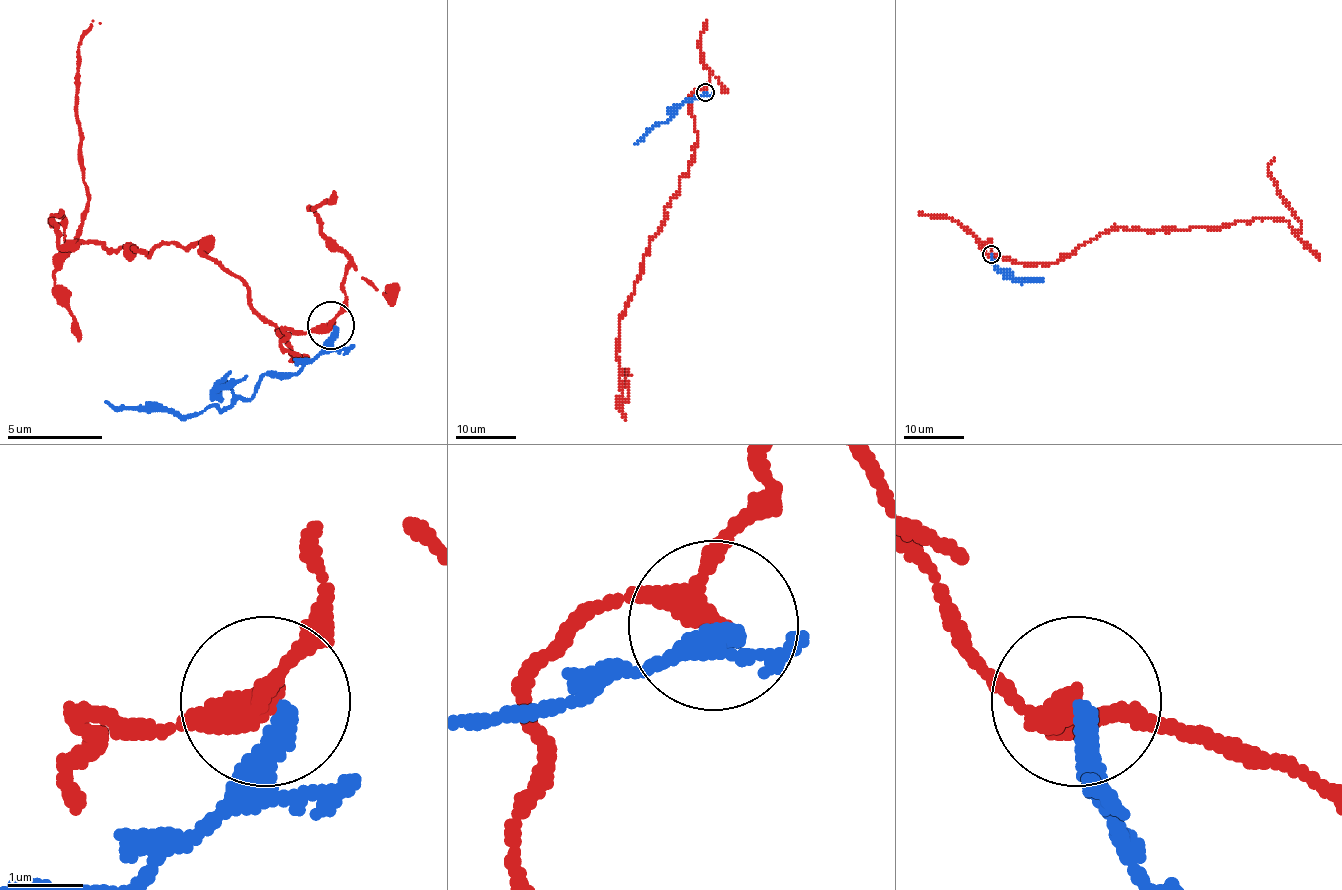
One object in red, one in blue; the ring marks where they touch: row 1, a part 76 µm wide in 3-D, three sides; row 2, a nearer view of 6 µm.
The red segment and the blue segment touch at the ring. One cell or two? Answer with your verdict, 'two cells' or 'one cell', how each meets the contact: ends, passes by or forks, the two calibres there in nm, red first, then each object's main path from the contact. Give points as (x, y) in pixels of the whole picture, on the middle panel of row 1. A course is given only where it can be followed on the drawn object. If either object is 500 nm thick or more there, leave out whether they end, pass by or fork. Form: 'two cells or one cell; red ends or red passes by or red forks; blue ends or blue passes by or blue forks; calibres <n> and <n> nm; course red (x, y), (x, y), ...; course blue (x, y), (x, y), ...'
two cells; red passes by; blue ends; calibres 280 and 280 nm; course red (706, 92), (691, 96), (694, 159), (649, 245), (618, 325), (626, 401), (626, 370), (631, 374); course blue (706, 92), (686, 99), (665, 122), (658, 122), (634, 144)

